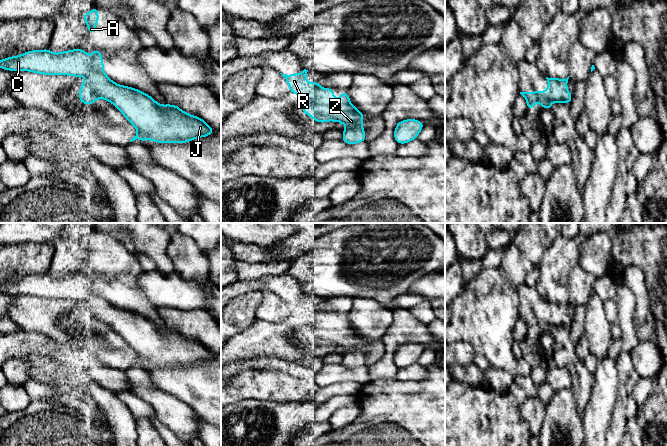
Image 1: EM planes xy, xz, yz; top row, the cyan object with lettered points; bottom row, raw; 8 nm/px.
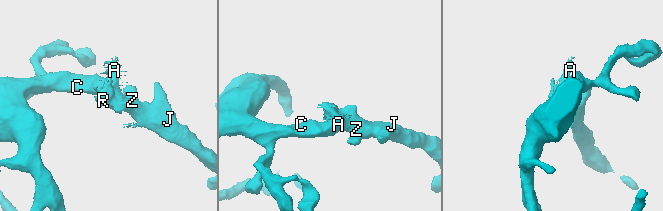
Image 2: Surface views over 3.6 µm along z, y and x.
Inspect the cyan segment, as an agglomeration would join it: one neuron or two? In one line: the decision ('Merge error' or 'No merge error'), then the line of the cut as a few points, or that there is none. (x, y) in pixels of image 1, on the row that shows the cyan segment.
No merge error. No split

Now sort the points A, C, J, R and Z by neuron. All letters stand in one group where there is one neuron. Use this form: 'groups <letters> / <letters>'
groups A C J R Z

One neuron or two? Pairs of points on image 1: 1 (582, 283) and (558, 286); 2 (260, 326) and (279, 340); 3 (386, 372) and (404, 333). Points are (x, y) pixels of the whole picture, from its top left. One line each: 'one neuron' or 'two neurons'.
1: two neurons
2: one neuron
3: one neuron

